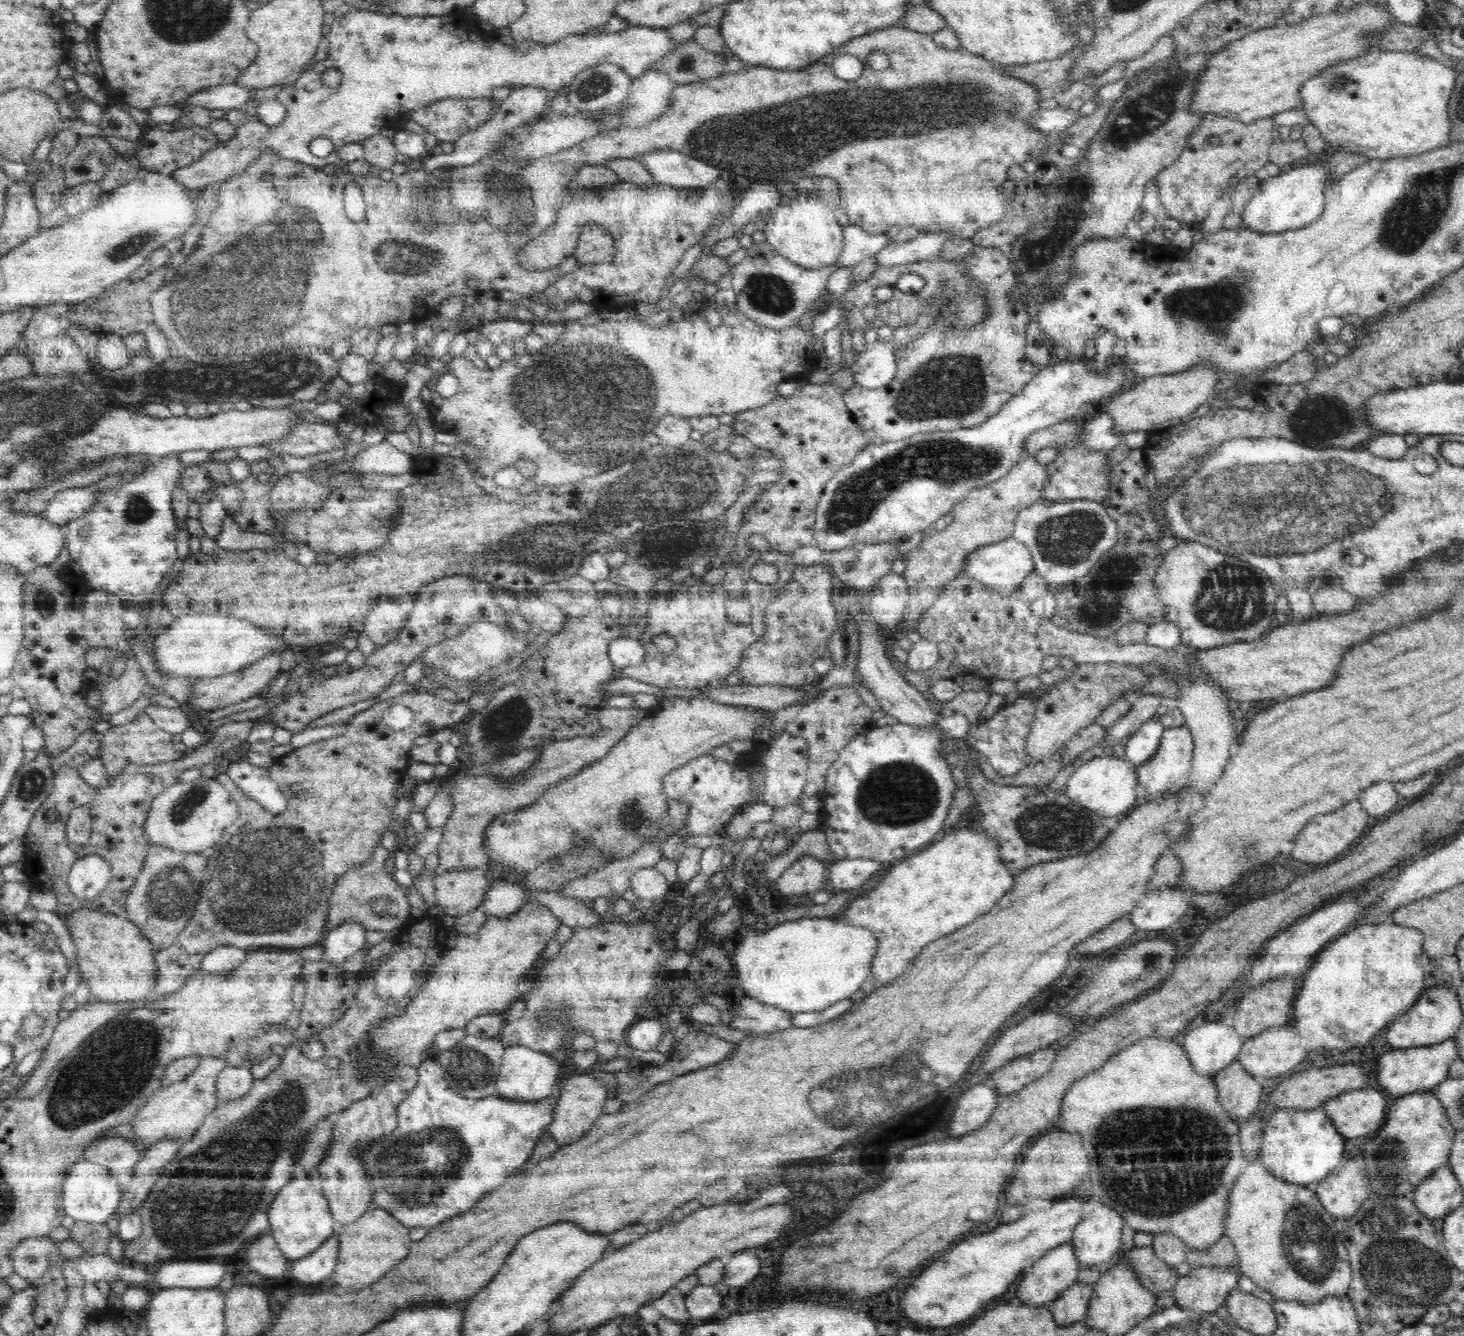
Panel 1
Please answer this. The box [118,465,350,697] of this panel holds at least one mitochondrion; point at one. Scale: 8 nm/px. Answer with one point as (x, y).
(136, 508)

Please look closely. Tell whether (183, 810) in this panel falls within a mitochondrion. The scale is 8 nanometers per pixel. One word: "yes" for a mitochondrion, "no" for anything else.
yes

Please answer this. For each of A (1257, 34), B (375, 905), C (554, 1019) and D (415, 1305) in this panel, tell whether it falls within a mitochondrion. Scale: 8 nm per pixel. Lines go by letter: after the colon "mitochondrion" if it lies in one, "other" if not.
A: other
B: mitochondrion
C: mitochondrion
D: other

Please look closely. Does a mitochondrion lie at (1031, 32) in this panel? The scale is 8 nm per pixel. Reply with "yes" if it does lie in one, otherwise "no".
no

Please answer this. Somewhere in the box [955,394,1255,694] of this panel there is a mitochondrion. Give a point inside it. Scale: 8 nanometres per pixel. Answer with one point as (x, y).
(1101, 608)

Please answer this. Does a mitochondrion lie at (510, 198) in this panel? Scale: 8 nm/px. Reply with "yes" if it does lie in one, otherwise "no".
yes

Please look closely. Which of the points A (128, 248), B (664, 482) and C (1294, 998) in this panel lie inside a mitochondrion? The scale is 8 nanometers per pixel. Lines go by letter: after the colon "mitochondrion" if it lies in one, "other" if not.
A: mitochondrion
B: mitochondrion
C: other

